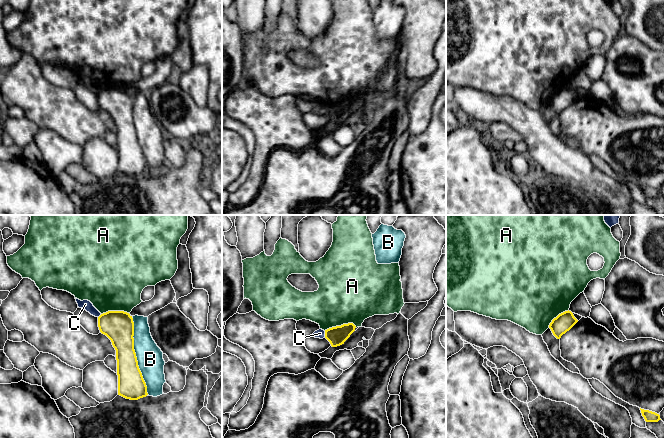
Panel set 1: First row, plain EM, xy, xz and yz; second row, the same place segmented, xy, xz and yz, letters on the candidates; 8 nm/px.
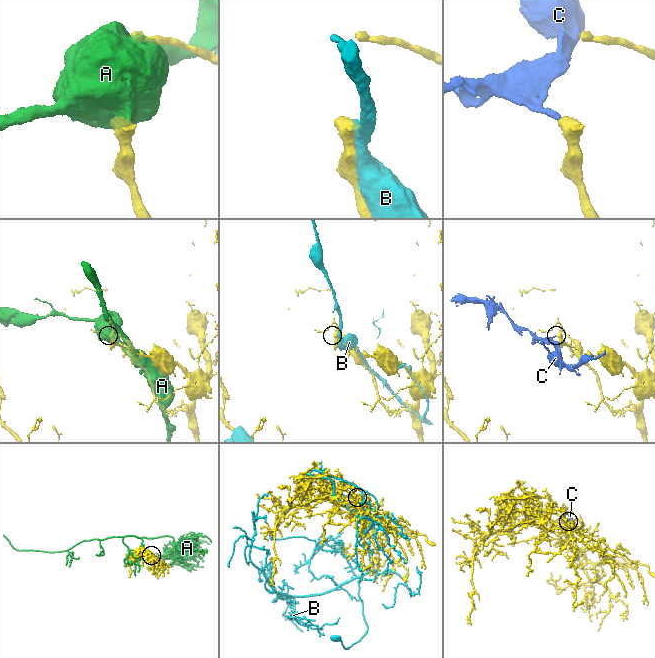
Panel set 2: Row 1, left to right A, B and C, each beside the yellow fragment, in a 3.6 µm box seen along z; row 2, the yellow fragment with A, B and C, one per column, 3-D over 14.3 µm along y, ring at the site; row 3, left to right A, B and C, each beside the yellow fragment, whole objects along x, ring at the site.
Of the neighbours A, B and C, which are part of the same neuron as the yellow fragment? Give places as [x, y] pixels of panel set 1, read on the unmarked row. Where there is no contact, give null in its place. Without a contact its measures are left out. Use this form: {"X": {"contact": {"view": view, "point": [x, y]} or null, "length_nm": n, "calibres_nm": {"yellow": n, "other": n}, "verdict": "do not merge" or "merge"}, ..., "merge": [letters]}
{"A": {"contact": {"view": "xz", "point": [341, 101]}, "length_nm": 260, "calibres_nm": {"yellow": 150, "other": 460}, "verdict": "do not merge"}, "B": {"contact": {"view": "xy", "point": [135, 132]}, "length_nm": 650, "calibres_nm": {"yellow": 220, "other": 200}, "verdict": "do not merge"}, "C": {"contact": {"view": "xz", "point": [325, 110]}, "length_nm": 60, "calibres_nm": {"yellow": 150, "other": 70}, "verdict": "do not merge"}, "merge": []}

